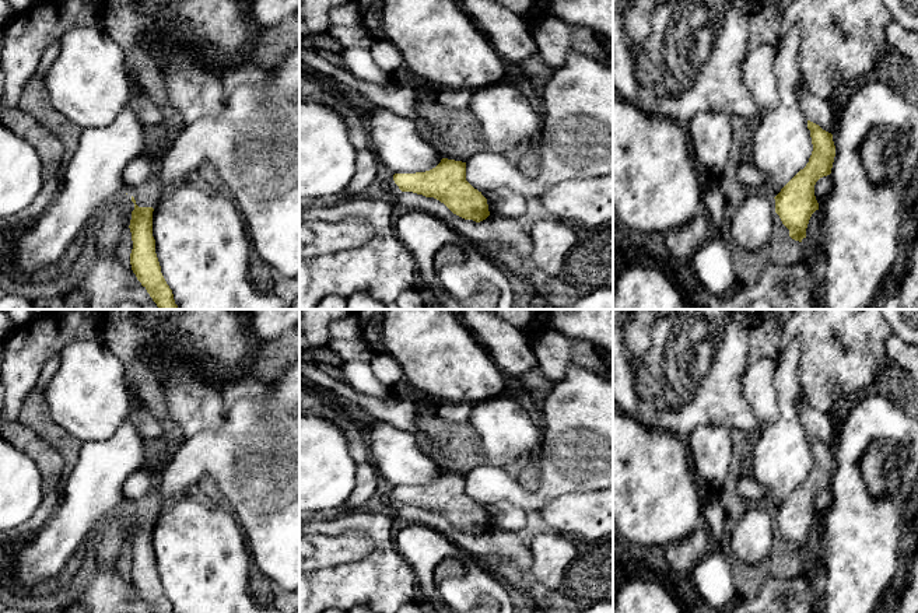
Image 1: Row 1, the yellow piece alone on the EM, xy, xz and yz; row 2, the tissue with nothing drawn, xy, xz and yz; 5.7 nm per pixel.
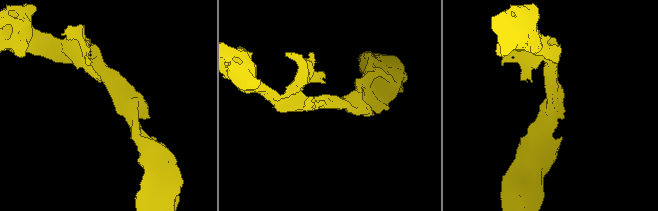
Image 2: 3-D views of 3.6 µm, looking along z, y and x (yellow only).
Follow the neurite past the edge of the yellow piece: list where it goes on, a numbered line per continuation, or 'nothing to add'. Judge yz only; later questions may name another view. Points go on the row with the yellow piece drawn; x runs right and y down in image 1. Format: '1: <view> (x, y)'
nothing to add

